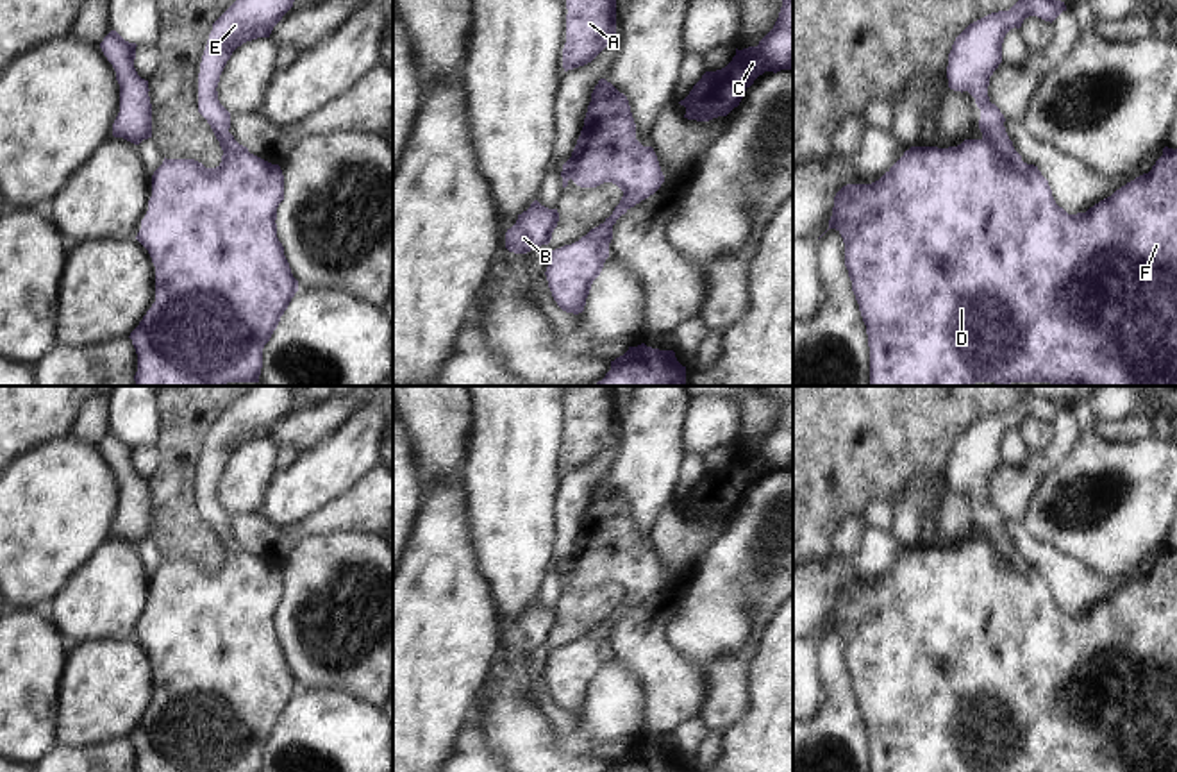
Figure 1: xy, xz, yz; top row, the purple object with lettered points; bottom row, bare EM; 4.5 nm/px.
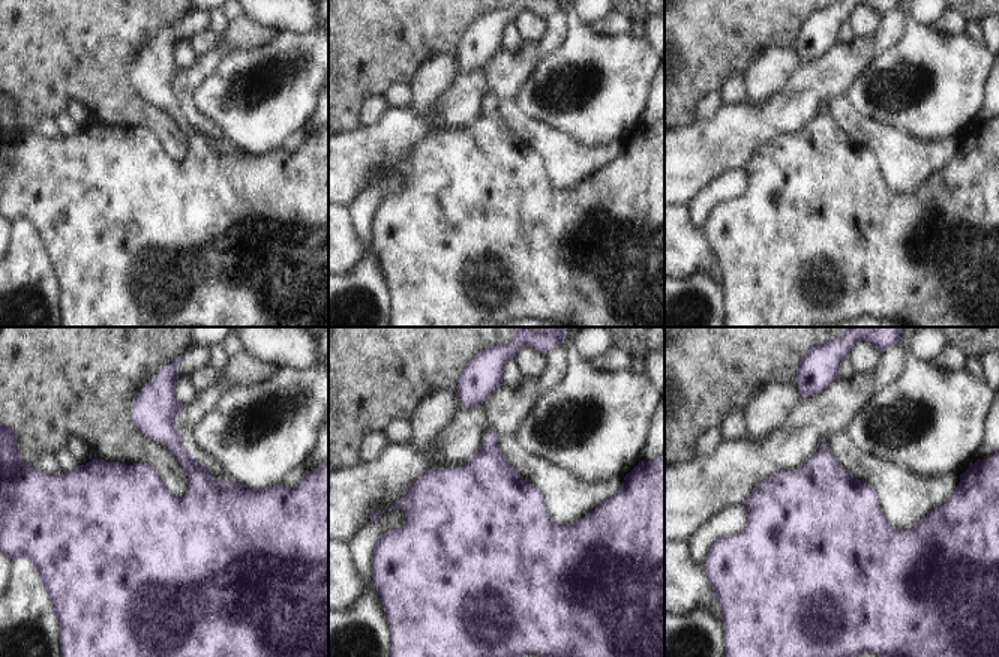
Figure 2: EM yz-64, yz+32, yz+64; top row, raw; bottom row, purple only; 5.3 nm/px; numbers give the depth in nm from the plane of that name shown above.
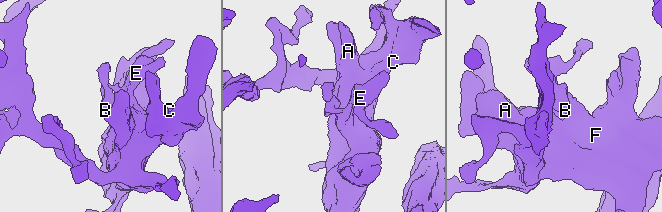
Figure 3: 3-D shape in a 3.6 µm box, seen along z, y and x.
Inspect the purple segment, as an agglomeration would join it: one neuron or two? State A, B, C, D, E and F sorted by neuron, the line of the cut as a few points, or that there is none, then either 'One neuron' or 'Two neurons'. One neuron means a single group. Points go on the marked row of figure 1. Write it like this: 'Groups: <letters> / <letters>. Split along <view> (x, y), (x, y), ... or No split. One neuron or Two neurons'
Groups: A B C D E F. No split. One neuron

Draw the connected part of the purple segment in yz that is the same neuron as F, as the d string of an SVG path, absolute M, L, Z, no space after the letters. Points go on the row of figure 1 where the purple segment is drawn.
M1018 0L1009 11L991 13L973 23L970 23L954 41L948 54L947 79L948 88L954 91L968 91L977 107L981 109L979 129L982 132L981 139L964 139L957 147L938 148L938 147L911 147L904 155L875 182L872 184L847 184L834 197L832 216L829 220L829 229L836 229L845 243L845 266L852 281L852 291L859 304L863 322L866 325L868 347L870 347L870 386L973 386L975 382L995 382L1006 386L1011 382L1050 382L1052 386L1177 386L1177 148L1163 148L1163 155L1156 161L1148 173L1136 177L1111 197L1100 200L1086 213L1068 214L1059 207L1052 197L1048 180L1041 175L1038 166L1022 161L1022 155L1014 150L1004 127L1004 114L1000 109L989 102L988 86L989 77L1002 63L1002 43L1011 29L1020 29L1023 20L1029 16L1038 16L1045 21L1054 21L1063 11L1066 11L1061 0Z

